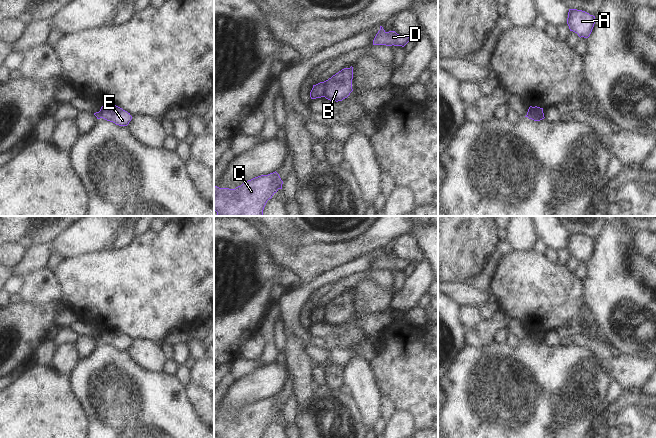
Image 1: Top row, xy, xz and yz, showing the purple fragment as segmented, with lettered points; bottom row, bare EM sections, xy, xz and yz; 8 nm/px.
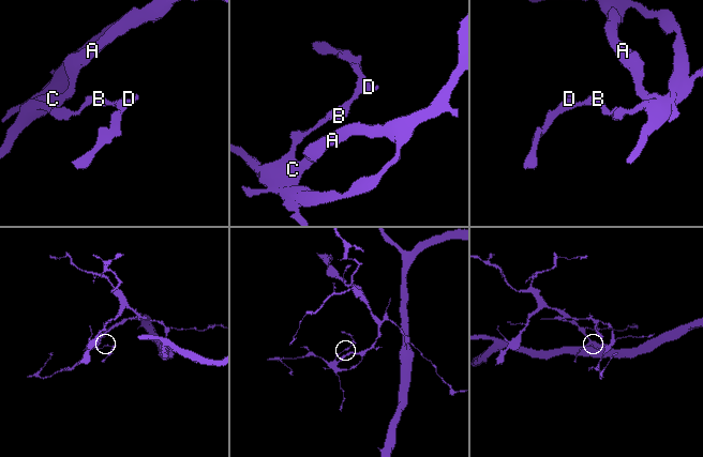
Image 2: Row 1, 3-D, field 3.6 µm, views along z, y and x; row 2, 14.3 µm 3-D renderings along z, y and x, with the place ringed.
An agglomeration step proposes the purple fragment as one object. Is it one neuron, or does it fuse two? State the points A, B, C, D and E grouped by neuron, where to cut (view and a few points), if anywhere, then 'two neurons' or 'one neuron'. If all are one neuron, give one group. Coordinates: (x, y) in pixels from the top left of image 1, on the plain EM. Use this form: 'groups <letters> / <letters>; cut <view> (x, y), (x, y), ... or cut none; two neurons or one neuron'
groups A C / B D E; cut yz (527, 338), (537, 339), (541, 343); two neurons

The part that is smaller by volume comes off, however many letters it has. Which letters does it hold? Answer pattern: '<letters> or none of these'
B, D, E

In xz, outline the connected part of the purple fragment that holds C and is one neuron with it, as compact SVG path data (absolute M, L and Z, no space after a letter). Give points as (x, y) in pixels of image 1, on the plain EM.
M275 395L246 405L235 413L214 410L217 438L263 438L269 423L282 413L283 405Z

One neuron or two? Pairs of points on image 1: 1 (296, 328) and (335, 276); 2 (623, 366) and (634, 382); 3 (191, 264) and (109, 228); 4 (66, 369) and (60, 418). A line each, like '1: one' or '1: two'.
1: one
2: one
3: two
4: two

